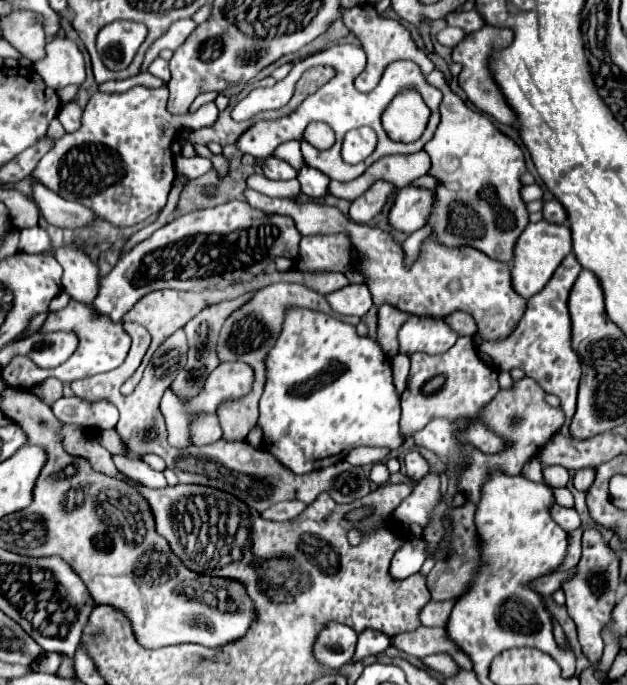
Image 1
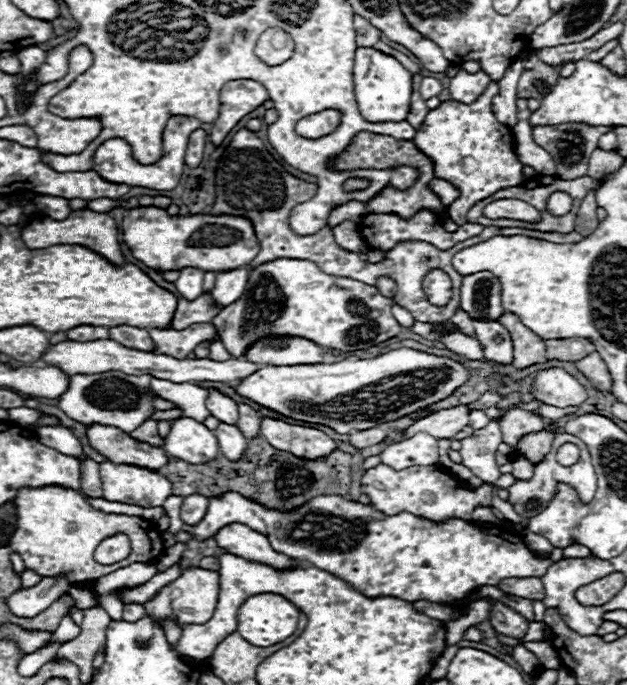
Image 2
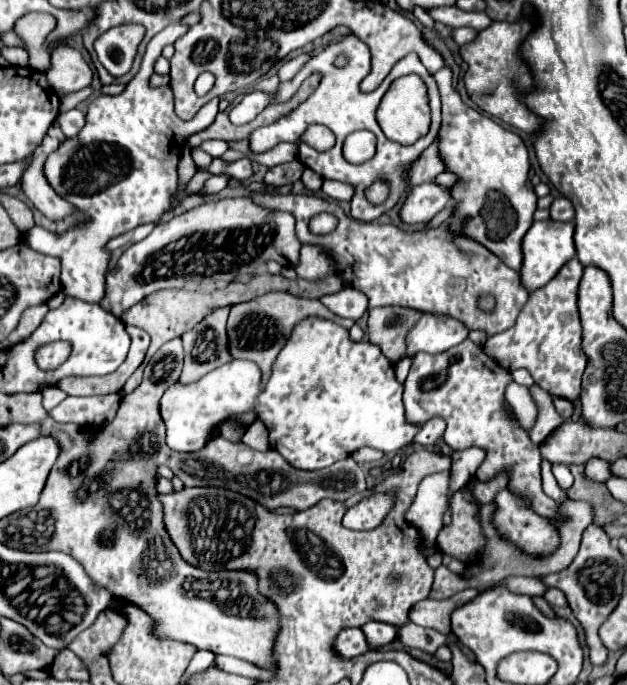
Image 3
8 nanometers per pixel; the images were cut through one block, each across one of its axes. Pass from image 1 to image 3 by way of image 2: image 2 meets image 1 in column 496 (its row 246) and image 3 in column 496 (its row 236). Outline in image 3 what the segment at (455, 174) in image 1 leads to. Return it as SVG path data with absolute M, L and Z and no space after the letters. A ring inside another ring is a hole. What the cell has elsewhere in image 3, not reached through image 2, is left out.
M442 68L434 74L434 80L442 96L442 126L438 132L438 154L446 166L446 172L458 176L458 182L450 188L454 200L454 214L448 220L448 230L454 236L466 236L476 240L492 254L496 254L506 266L514 270L522 264L522 238L534 222L536 194L526 186L528 180L528 150L518 134L504 130L492 118L482 116L474 108L466 106L452 86L450 68Z

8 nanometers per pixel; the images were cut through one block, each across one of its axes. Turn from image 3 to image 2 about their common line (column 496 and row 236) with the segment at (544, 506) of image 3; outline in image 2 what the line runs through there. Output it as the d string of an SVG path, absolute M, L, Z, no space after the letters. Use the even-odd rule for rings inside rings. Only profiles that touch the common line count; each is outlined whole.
M420 210L420 212L416 212L412 218L400 218L398 214L368 214L368 216L364 216L364 220L358 224L358 228L360 228L360 232L362 232L362 238L366 238L368 240L368 246L370 248L382 248L384 252L388 252L390 248L394 248L394 244L396 242L402 242L402 240L420 240L420 242L428 242L428 244L434 244L436 248L440 248L440 250L448 250L448 248L452 248L454 244L458 244L458 242L462 242L462 240L466 240L466 238L470 238L470 236L478 236L482 230L484 230L484 226L480 226L480 224L470 224L470 222L466 222L464 226L458 226L458 230L456 232L446 232L444 228L442 228L442 222L440 222L440 218L438 218L438 214L434 214L434 212L430 212L430 210Z

